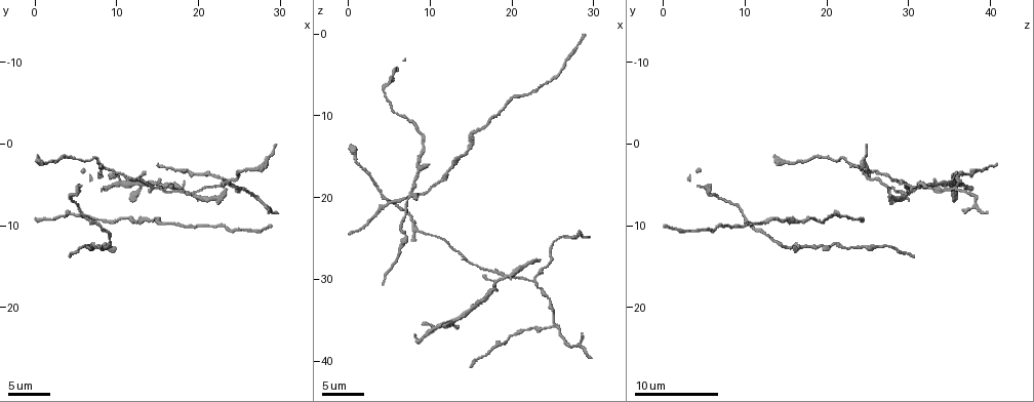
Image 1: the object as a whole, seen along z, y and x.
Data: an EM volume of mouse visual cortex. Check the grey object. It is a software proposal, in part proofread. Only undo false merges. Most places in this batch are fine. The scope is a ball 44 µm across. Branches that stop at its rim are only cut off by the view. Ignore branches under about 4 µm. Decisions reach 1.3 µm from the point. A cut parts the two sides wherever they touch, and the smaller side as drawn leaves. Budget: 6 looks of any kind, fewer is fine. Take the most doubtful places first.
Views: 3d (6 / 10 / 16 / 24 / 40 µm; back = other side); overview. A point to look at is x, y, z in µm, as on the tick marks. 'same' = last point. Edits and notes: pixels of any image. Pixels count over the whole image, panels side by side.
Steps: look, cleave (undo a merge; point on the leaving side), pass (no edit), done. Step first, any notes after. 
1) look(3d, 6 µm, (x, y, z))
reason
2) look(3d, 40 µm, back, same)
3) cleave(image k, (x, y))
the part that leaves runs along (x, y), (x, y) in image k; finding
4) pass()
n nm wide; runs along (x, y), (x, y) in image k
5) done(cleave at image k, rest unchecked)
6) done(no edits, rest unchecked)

look(3d, 6 µm, (18.8, 6.2, 29.8))
four arms meet

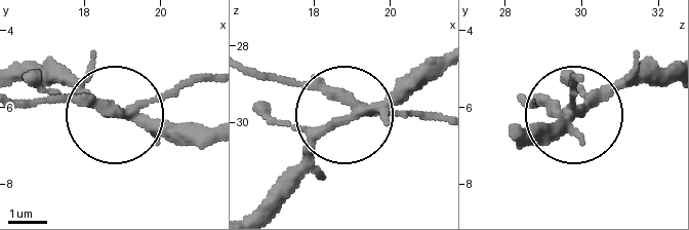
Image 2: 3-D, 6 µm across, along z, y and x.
look(3d, 6 µm, back, (18.95, 6.15, 29.85))

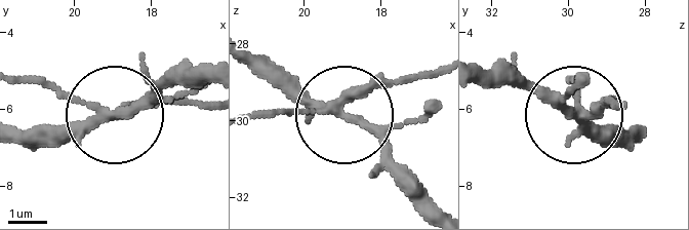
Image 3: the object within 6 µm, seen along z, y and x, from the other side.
cleave(image 3, (58, 146))
the part that leaves runs along (108, 119), (173, 83), (212, 80) in image 3; two neurons meet here

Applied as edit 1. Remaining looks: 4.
look(3d, 10 µm, (25.0, 5.6, 35.8))
branch point

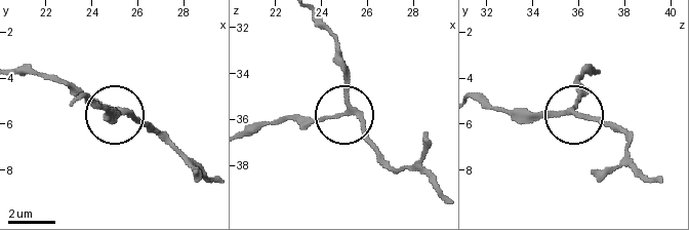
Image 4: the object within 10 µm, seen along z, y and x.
pass()
runs along (79, 97), (161, 133) in image 4; all the same neuron

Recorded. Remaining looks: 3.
look(3d, 10 µm, (9.0, 3.0, 24.2))
side arm on a straight run

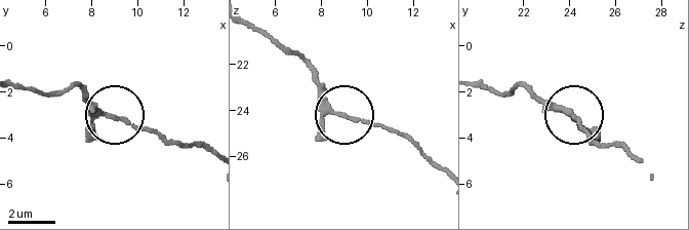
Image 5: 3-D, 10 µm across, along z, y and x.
pass()
runs along (249, 22), (301, 59), (337, 111), (406, 135) in image 5; all the same neuron

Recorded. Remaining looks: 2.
done(cleave at image 3, rest unchecked)

